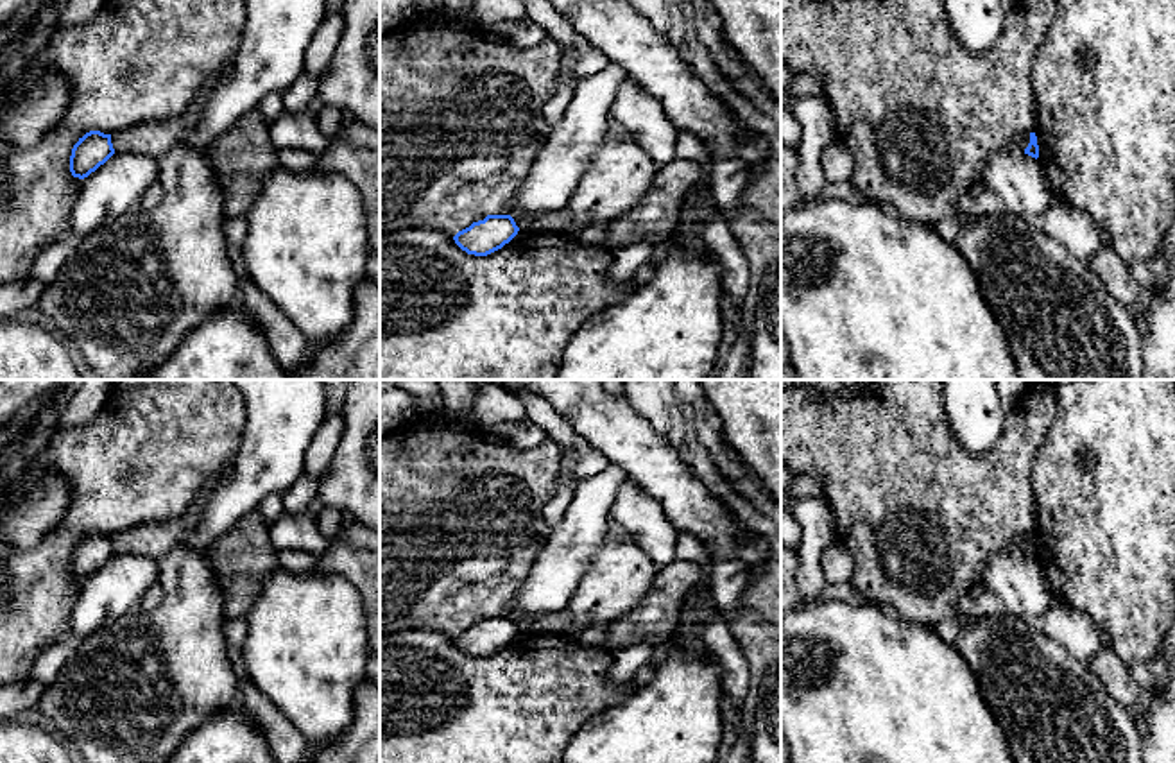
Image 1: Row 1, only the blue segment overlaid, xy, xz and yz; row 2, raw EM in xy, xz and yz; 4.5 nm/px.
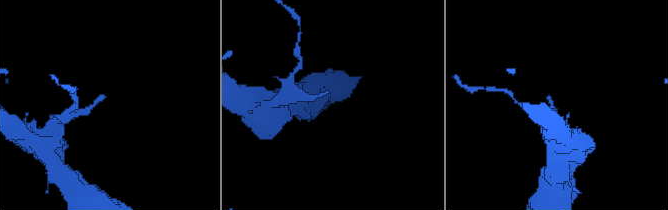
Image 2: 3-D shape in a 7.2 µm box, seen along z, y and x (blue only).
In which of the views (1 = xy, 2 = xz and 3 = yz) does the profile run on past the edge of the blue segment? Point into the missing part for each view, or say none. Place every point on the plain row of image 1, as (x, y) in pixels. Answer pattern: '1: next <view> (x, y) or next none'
1: next none
2: next none
3: next none

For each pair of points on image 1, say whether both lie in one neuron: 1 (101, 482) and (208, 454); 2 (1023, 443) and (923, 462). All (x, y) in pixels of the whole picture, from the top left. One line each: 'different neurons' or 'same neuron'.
1: same neuron
2: same neuron

